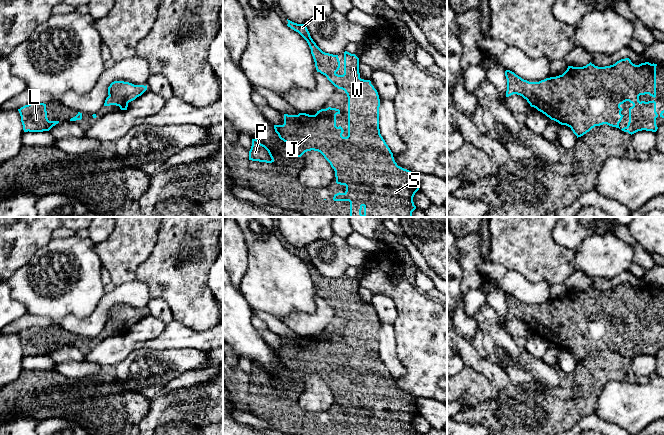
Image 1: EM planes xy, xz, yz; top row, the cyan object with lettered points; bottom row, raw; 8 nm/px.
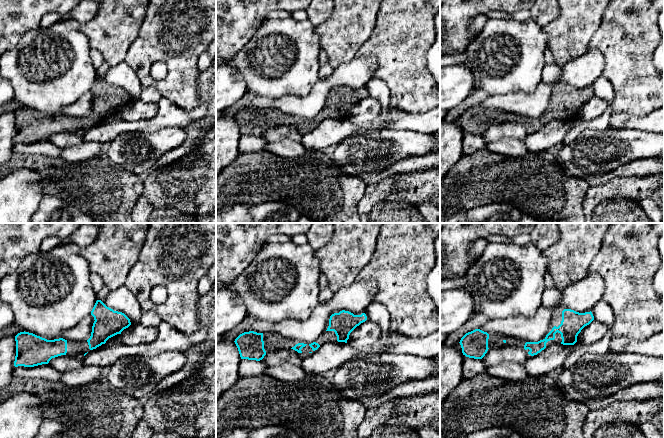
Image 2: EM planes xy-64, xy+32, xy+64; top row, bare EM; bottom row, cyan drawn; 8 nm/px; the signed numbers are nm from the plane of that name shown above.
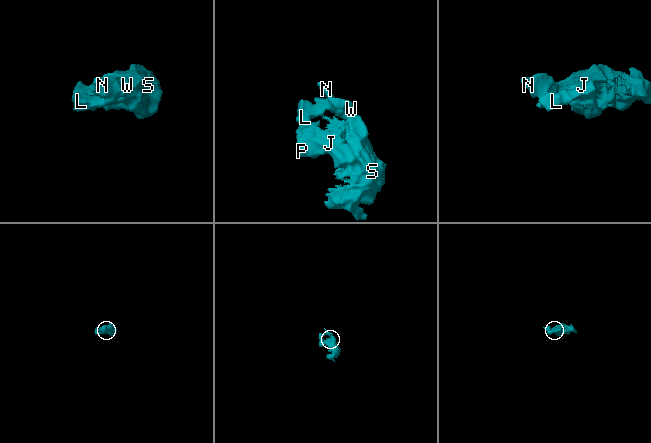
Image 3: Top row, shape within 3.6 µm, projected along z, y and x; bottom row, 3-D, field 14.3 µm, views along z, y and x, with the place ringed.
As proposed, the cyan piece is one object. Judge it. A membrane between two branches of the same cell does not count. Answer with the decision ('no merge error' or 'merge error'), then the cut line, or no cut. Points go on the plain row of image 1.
no merge error; cut none

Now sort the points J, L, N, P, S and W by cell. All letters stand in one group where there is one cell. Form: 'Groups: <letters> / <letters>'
Groups: J L N P S W

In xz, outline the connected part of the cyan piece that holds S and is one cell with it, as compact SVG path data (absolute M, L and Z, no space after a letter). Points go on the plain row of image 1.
M288 244L287 250L298 256L308 267L317 296L325 299L338 313L345 315L348 321L348 360L343 361L341 350L336 350L336 339L340 334L328 331L317 335L315 339L299 337L284 338L284 348L274 349L279 362L286 366L295 381L301 381L307 375L318 375L330 387L335 395L336 407L346 410L344 417L334 419L334 425L349 425L350 435L414 435L415 417L419 414L417 398L397 389L393 377L380 358L379 331L377 314L370 304L360 302L359 282L355 278L344 276L344 298L336 296L340 292L338 279L323 276L313 265L305 248Z

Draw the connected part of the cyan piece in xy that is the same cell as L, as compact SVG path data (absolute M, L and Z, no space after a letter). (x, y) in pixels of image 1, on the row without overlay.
M30 327L18 333L24 356L49 355L59 345L49 345L47 342L46 328Z

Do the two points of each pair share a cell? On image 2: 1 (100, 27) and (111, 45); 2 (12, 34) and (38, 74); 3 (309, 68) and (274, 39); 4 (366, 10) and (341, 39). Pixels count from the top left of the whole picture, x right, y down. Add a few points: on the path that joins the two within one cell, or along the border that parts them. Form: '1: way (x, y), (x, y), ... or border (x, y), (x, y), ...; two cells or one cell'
1: way (102, 31), (102, 36), (107, 41); one cell
2: border (38, 29), (28, 31), (10, 49); two cells
3: way (300, 61), (296, 57), (292, 57), (283, 48); one cell
4: way (360, 17), (345, 32); one cell

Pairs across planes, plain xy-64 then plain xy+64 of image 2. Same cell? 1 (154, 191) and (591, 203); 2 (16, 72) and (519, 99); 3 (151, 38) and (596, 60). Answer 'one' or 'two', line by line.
1: one
2: two
3: two

